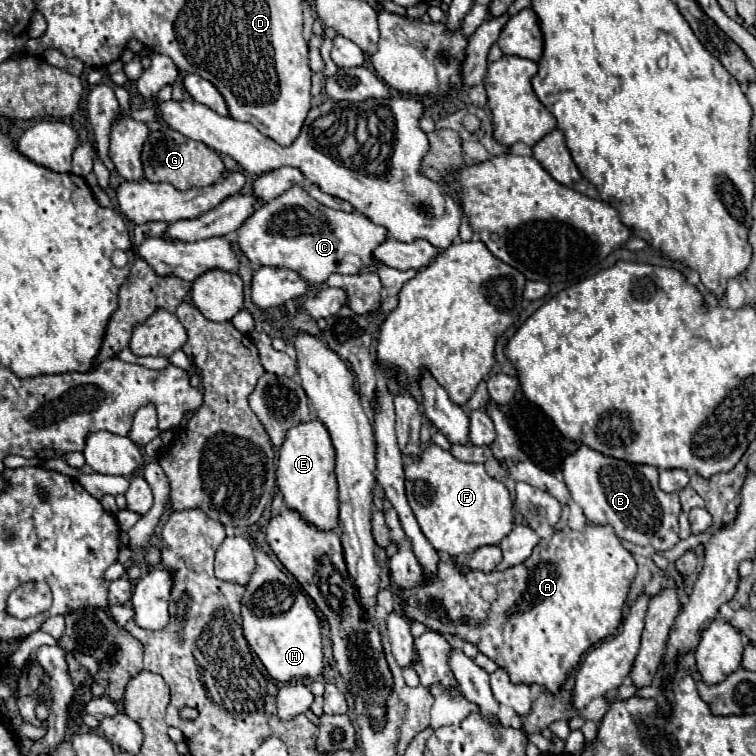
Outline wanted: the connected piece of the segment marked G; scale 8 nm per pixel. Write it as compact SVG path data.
M159 129L153 131L145 145L143 145L143 169L145 169L145 179L153 183L171 183L179 189L189 189L189 187L207 187L217 183L223 173L225 165L221 155L215 149L209 149L205 143L187 139L179 131L173 129Z

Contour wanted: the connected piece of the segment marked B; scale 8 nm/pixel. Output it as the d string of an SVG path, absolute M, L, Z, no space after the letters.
M581 445L577 453L565 459L563 477L573 501L593 525L611 525L619 539L643 547L653 545L655 551L667 551L679 543L679 497L677 493L663 493L659 489L659 471L655 467L605 457Z

